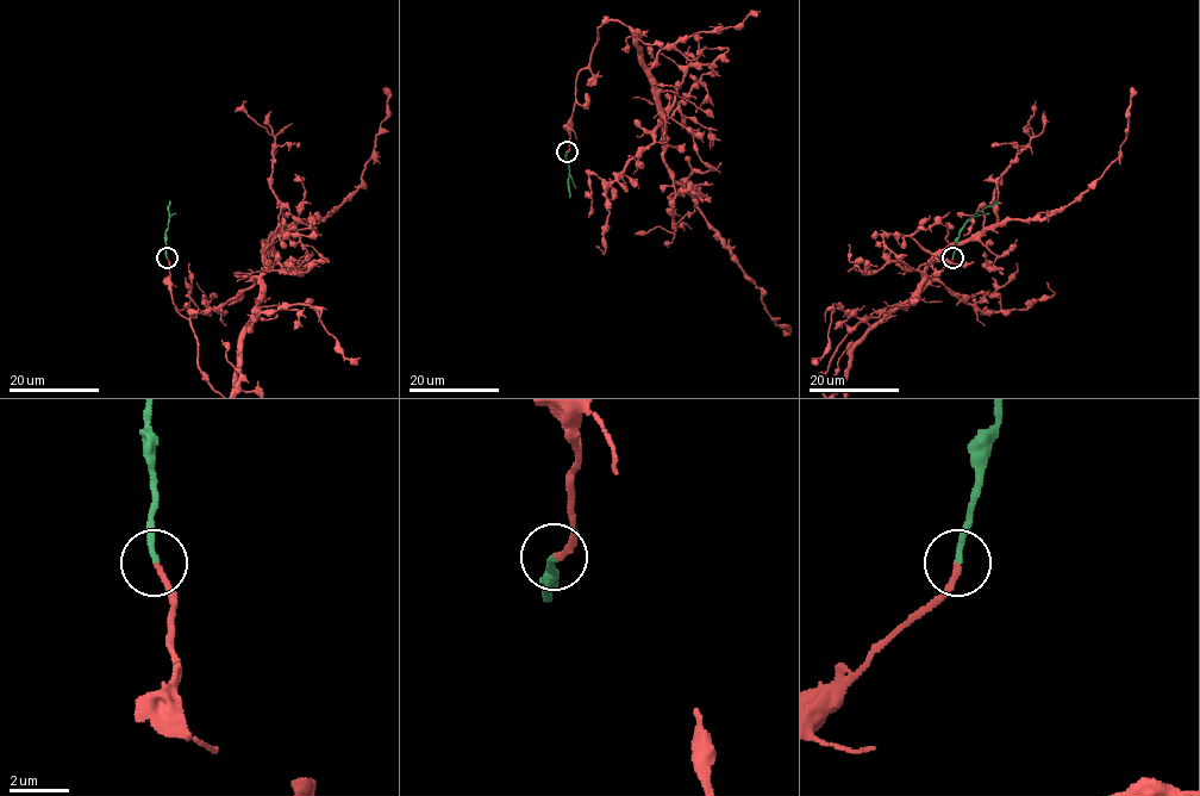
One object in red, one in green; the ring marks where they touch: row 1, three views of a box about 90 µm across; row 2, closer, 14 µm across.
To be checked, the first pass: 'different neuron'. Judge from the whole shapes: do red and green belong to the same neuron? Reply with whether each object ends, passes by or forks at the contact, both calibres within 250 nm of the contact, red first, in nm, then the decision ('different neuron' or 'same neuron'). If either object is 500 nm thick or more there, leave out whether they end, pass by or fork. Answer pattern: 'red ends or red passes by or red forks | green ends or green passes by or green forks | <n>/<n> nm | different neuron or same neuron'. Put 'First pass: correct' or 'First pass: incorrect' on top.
First pass: incorrect
red ends | green ends | 200/200 nm | same neuron

